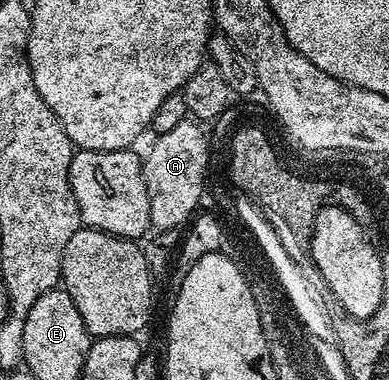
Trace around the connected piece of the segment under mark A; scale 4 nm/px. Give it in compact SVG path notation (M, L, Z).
M186 119L179 123L179 127L160 134L156 138L157 142L150 147L149 154L144 154L147 199L151 203L149 223L154 230L180 230L198 212L197 204L205 193L205 172L209 169L211 148L206 130L204 133L200 128L204 129L196 120Z

